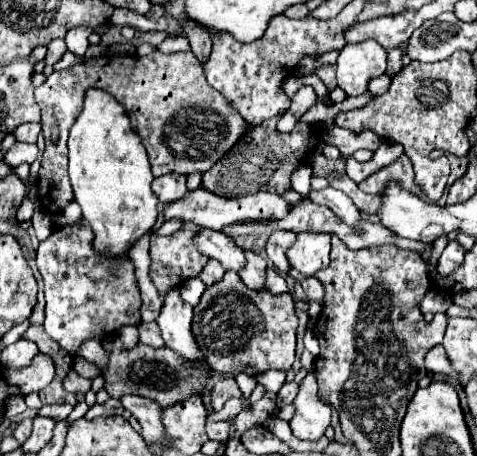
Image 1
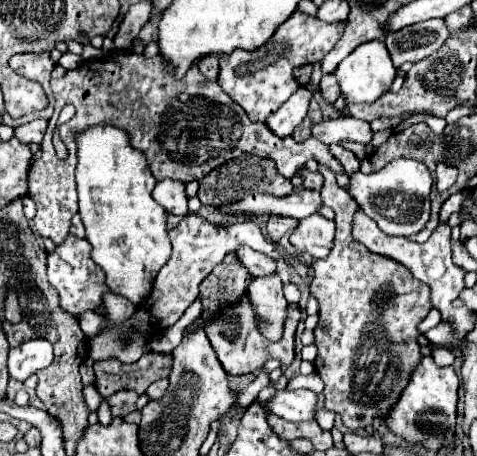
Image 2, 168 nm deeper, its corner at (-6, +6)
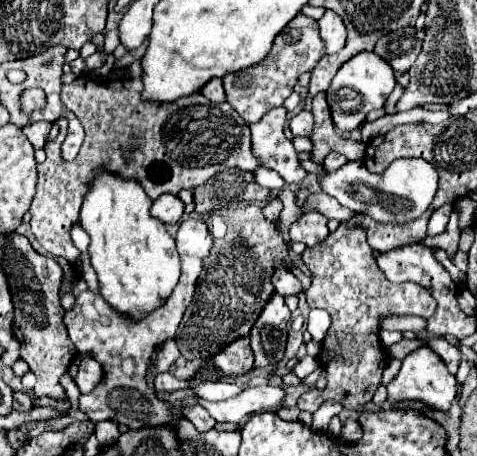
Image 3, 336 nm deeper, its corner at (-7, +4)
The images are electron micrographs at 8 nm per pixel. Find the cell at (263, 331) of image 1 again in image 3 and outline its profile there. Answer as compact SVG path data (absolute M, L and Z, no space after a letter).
M244 337L244 339L230 343L218 355L214 355L214 363L226 375L246 375L248 371L252 371L252 365L254 365L250 339Z

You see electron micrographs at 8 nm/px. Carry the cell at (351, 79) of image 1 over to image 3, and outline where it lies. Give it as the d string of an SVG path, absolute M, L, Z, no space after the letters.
M364 51L360 55L354 55L336 73L336 77L332 79L332 85L326 91L326 99L330 105L334 125L342 131L354 131L354 129L362 127L366 121L366 115L372 109L382 109L384 101L394 91L394 85L396 85L394 71L388 63L384 63L384 59L380 59L372 51Z

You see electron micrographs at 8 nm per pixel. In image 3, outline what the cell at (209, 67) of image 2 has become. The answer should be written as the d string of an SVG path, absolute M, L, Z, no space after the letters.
M212 79L204 85L202 89L202 95L212 101L212 103L222 103L226 101L226 95L224 95L224 87L222 87L222 79Z

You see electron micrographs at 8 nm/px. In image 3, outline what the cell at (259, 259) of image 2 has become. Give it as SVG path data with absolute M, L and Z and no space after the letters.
M276 267L276 269L274 269L272 283L274 283L274 287L276 287L276 293L282 295L282 297L300 295L300 293L304 291L304 289L302 289L302 283L300 283L290 271L286 271L284 267Z

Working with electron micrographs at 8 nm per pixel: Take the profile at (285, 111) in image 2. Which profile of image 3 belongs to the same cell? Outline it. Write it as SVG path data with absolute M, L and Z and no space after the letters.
M276 107L276 109L268 111L268 115L264 115L264 119L260 119L258 123L252 123L250 125L250 133L252 133L252 153L256 155L256 159L260 157L262 167L274 169L276 173L280 173L280 177L286 183L302 183L304 177L306 177L306 171L300 167L296 149L284 137L284 131L282 131L284 123L286 123L286 109L284 107Z

